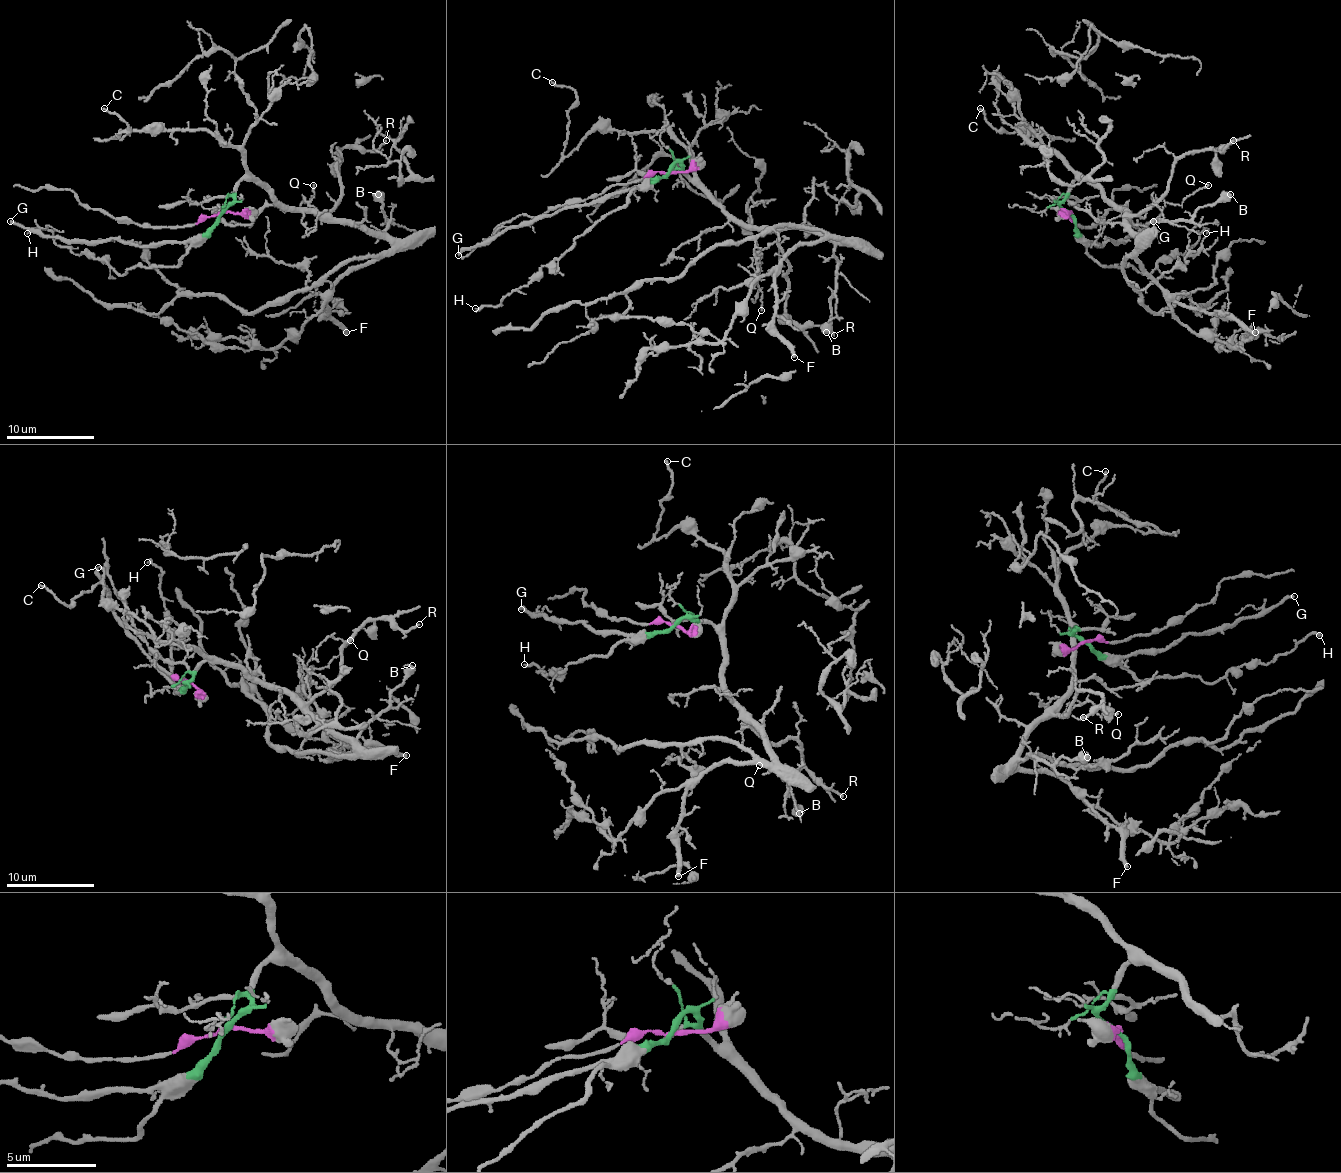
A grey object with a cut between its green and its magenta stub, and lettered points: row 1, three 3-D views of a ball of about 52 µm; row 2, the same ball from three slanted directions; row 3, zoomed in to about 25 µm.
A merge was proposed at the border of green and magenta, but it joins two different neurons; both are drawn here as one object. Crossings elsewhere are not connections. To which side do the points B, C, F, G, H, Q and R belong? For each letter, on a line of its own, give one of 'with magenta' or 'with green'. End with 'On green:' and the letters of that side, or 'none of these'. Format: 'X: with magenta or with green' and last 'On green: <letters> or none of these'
B: with green
C: with green
F: with green
G: with green
H: with green
Q: with green
R: with green
On green: B, C, F, G, H, Q, R

